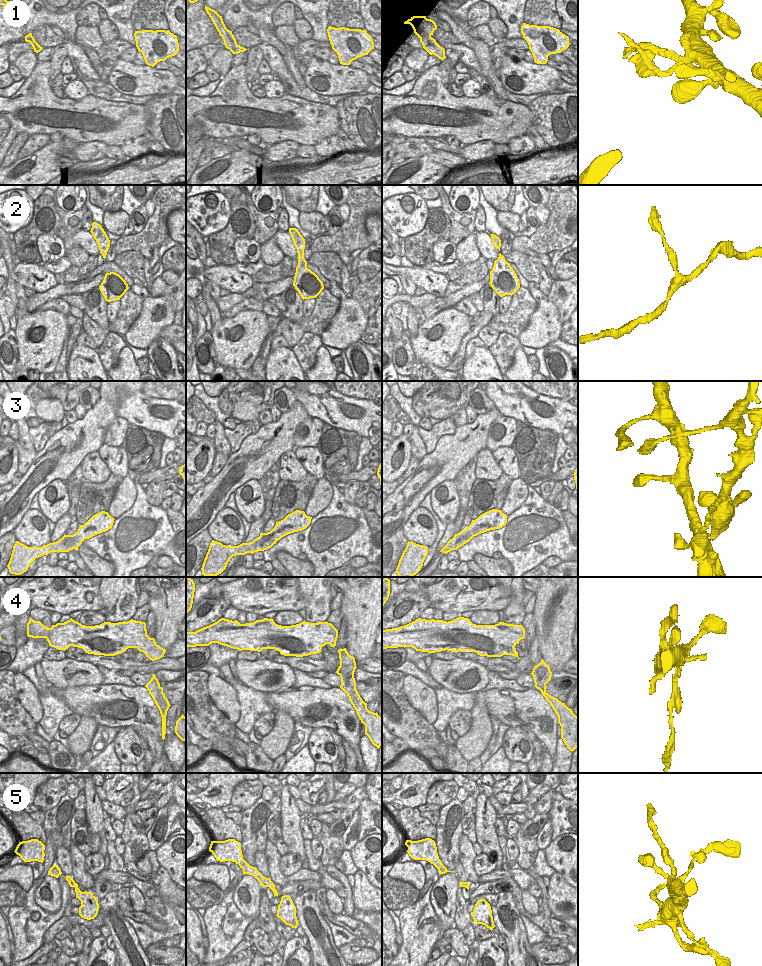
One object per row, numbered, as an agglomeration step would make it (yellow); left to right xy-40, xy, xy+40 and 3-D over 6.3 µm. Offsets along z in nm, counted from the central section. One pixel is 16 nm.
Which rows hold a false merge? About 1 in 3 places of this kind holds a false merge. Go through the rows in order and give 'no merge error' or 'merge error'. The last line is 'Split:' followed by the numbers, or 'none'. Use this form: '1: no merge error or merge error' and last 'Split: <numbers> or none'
1: merge error
2: no merge error
3: no merge error
4: merge error
5: no merge error
Split: 1, 4

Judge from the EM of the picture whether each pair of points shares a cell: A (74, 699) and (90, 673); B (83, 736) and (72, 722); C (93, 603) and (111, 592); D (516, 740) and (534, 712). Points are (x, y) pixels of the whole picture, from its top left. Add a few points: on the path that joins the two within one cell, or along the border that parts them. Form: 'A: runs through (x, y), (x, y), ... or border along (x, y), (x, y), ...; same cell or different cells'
A: border along (101, 683), (76, 685), (60, 689); different cells
B: border along (81, 716), (77, 727), (68, 736); different cells
C: border along (98, 587), (104, 608); different cells
D: border along (510, 726), (520, 727); different cells

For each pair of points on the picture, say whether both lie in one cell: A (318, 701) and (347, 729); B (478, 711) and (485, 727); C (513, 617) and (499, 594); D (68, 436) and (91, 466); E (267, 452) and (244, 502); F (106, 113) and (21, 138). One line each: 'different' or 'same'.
A: same
B: same
C: different
D: different
E: different
F: different

